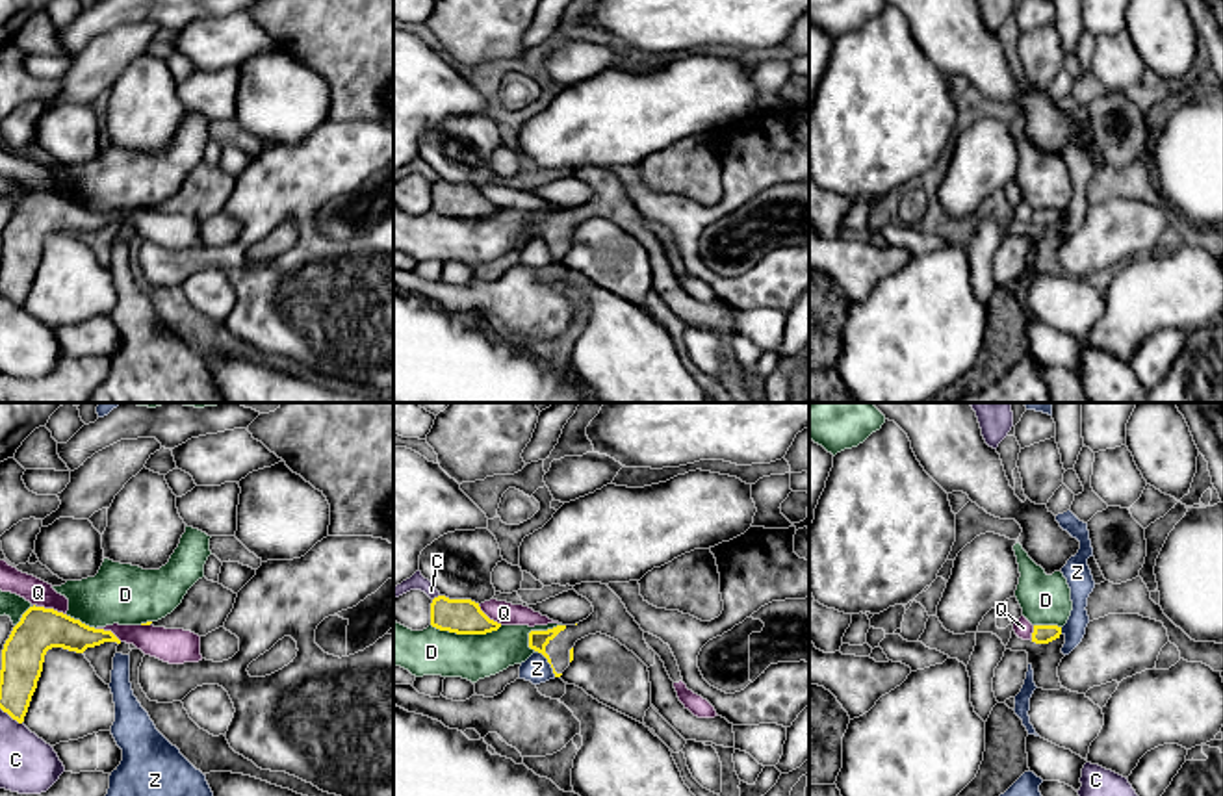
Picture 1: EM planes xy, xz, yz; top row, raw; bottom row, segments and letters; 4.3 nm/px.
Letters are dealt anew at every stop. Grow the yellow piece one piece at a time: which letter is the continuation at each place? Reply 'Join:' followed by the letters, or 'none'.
Join: none

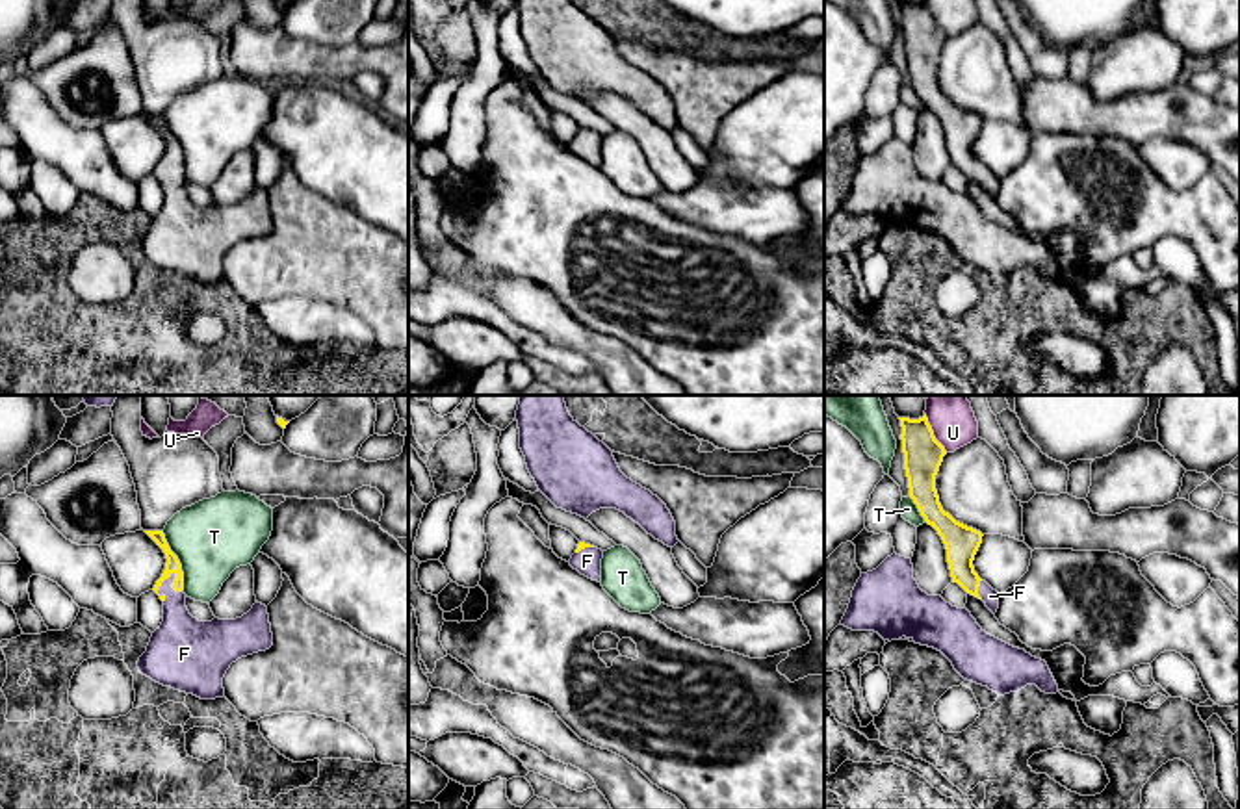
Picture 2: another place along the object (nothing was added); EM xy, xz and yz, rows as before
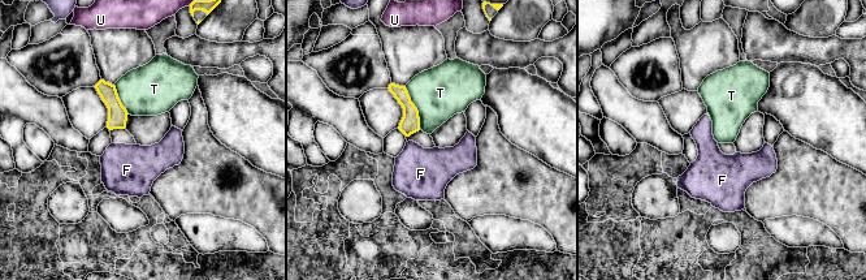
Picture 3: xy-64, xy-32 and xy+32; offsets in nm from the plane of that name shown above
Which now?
Join: F

